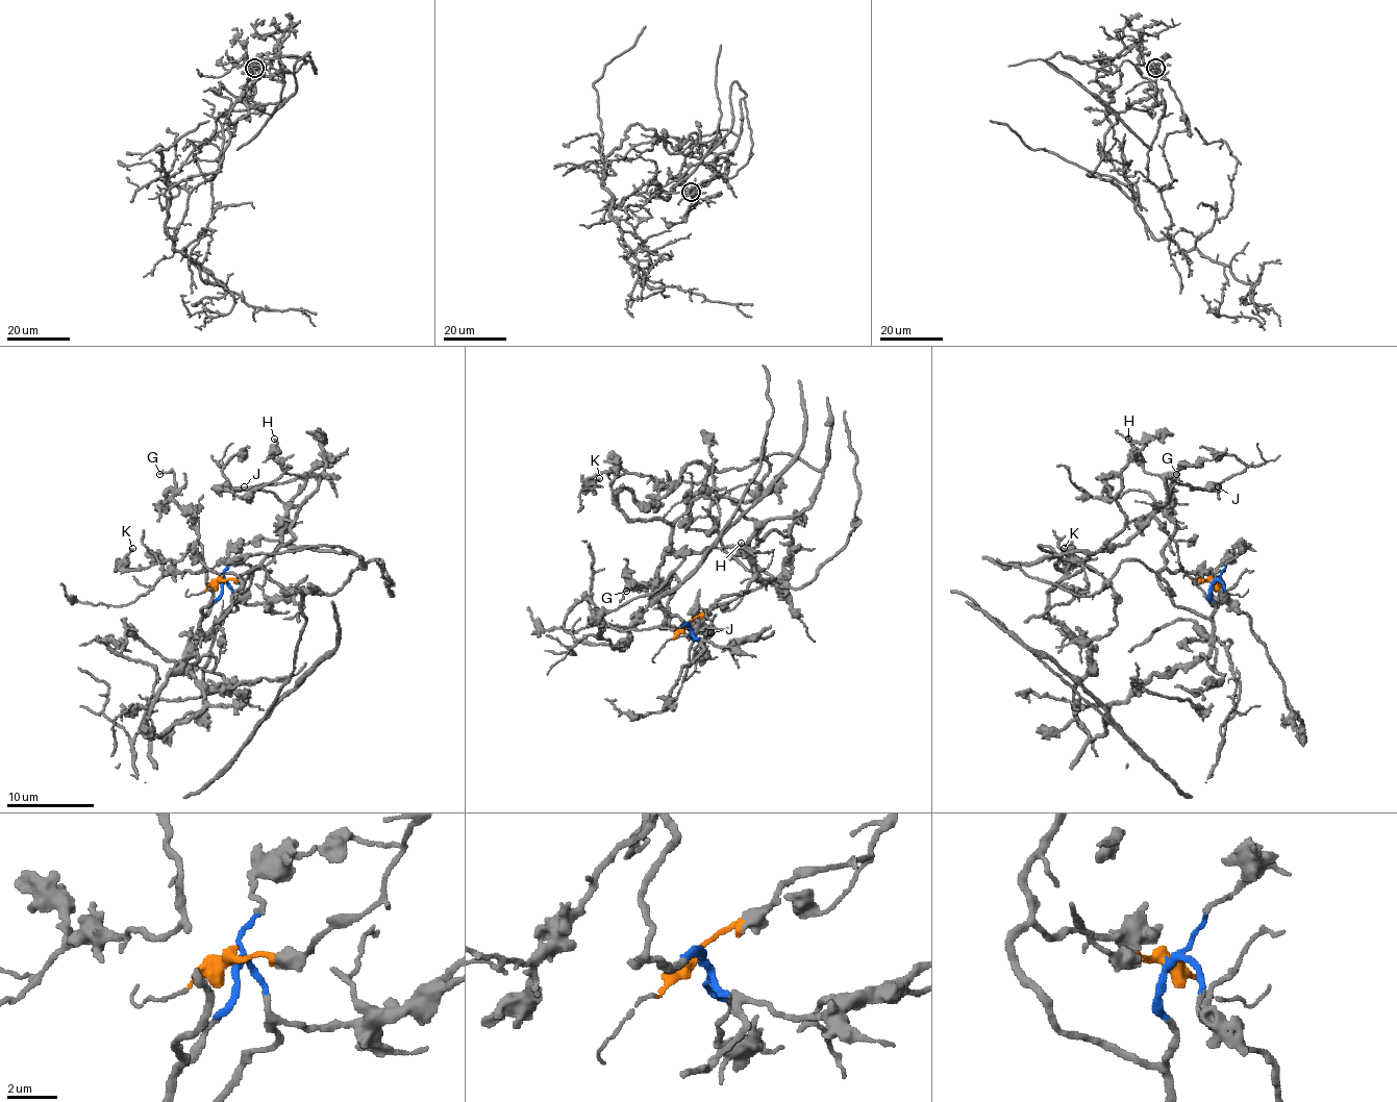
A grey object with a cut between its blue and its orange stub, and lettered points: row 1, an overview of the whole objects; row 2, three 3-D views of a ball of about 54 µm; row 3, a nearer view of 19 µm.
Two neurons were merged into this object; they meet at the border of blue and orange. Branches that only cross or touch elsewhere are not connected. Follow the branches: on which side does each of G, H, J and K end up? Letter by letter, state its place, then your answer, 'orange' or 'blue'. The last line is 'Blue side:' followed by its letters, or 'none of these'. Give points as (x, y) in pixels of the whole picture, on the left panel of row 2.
G: at (159, 474); blue
H: at (274, 439); orange
J: at (244, 486); orange
K: at (132, 548); blue
Blue side: G, K

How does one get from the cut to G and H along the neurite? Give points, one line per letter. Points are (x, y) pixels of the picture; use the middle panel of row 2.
G: (688, 627), (670, 622), (670, 594), (679, 585), (672, 574), (662, 590), (642, 582), (640, 590), (626, 592)
H: (688, 627), (712, 607), (743, 592), (753, 580), (753, 570), (758, 580), (771, 578), (749, 558), (741, 544)

